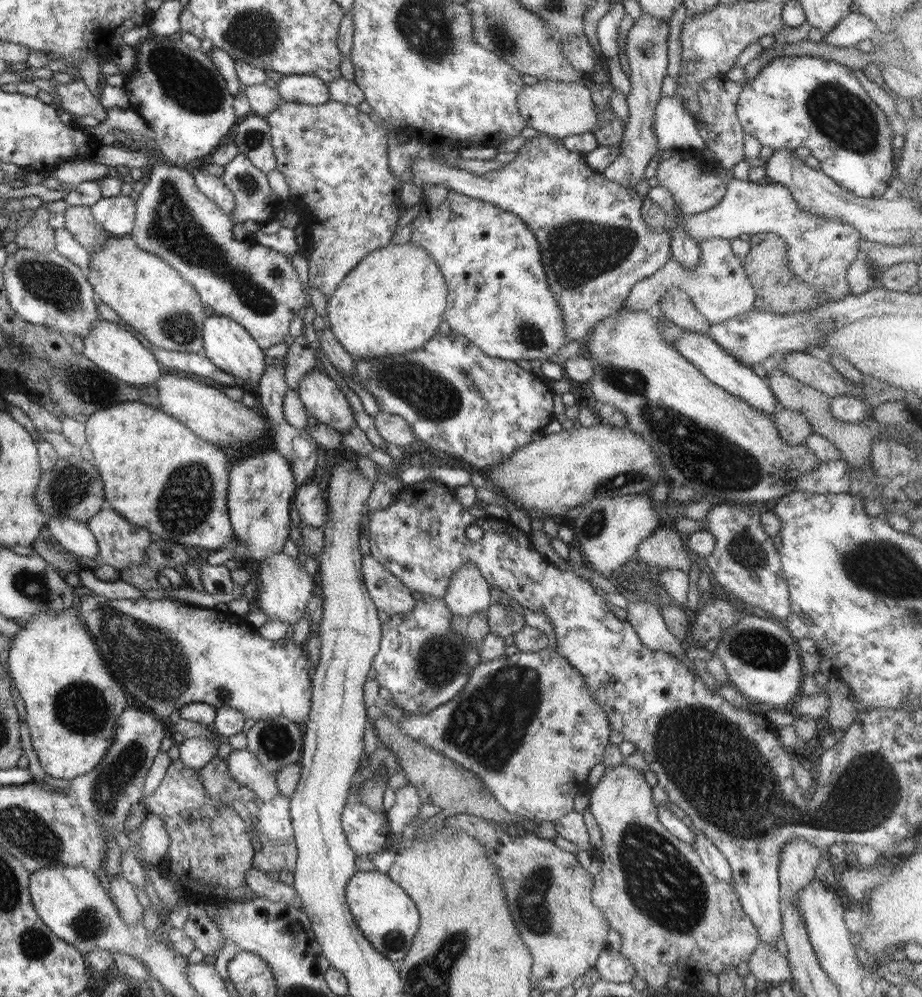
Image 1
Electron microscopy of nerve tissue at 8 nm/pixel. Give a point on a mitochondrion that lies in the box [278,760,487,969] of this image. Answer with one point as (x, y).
(395, 941)

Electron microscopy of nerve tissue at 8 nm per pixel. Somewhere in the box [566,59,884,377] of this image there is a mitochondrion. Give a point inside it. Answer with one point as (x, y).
(843, 117)

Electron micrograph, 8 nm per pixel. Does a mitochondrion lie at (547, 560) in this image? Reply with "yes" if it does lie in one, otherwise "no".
no

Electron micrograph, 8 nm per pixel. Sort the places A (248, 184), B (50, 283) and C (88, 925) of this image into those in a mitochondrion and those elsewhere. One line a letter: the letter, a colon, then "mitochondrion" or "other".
A: mitochondrion
B: mitochondrion
C: mitochondrion

